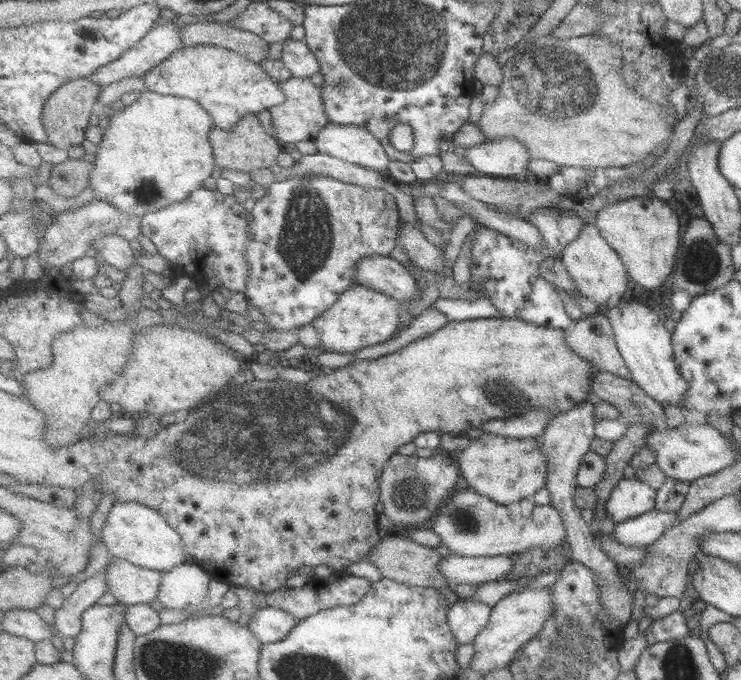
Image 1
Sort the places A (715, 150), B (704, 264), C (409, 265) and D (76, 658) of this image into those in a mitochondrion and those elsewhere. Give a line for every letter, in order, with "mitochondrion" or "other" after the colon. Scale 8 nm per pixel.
A: other
B: mitochondrion
C: other
D: other

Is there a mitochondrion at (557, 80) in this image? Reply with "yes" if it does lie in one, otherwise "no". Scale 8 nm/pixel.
yes

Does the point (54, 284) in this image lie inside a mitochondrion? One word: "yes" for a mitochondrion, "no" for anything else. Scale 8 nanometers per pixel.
no

